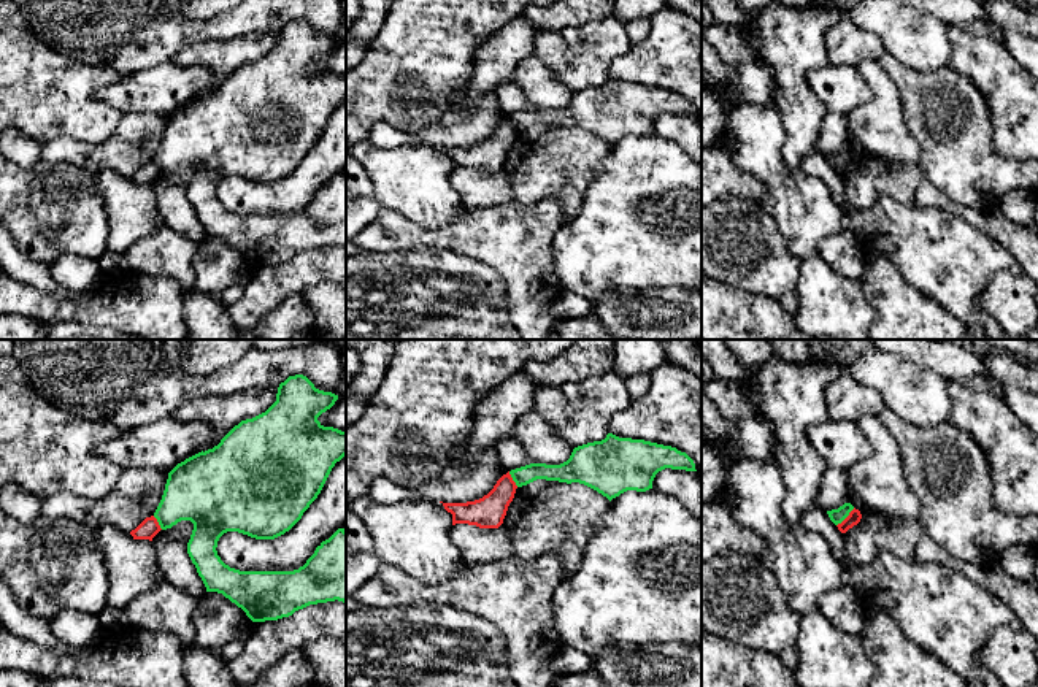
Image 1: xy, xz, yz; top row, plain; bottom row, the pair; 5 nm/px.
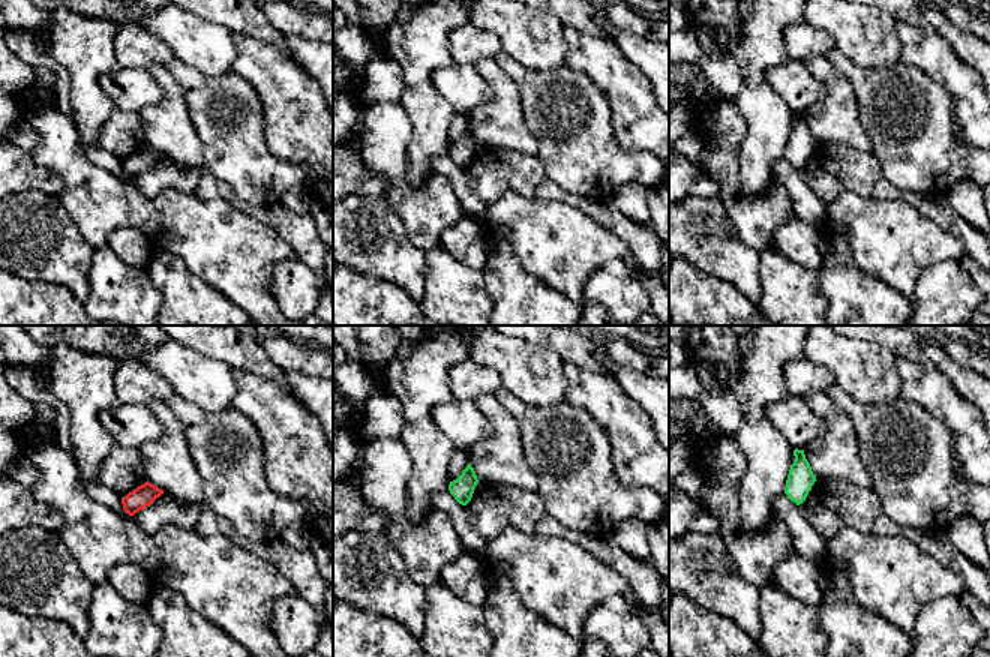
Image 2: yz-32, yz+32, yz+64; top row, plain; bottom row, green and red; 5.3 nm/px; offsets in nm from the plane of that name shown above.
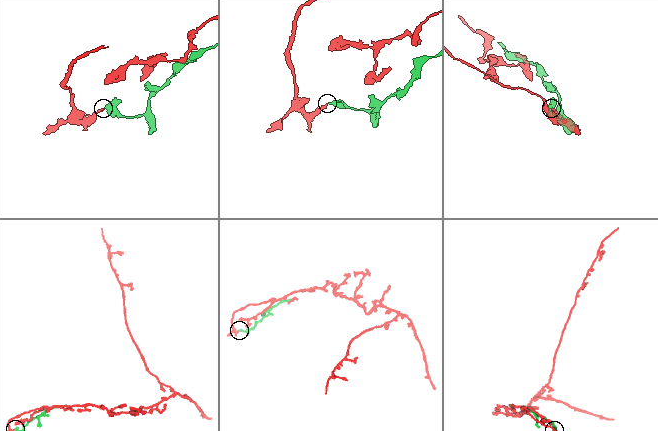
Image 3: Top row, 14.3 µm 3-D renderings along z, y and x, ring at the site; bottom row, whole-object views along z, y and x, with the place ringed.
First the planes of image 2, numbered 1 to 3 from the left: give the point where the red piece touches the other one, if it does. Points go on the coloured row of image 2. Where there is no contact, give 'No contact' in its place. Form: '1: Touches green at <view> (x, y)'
1: No contact
2: No contact
3: No contact

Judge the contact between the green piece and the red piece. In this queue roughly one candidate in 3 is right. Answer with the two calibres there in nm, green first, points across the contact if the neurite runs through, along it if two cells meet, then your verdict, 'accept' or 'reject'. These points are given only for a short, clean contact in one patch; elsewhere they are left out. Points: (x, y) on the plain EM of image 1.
80/70 nm | along yz (854, 153), (837, 170) | reject

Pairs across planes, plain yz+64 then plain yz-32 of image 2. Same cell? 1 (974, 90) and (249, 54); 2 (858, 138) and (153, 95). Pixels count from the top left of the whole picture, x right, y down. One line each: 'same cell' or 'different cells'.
1: same cell
2: different cells

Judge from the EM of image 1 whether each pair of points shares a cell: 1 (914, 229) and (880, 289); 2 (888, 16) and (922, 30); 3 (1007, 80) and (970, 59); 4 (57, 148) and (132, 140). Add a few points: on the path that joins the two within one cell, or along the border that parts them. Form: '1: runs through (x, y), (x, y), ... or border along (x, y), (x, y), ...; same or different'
1: border along (864, 246), (880, 251), (919, 292); different
2: runs through (895, 24), (914, 27); same
3: runs through (997, 75), (980, 59); same
4: runs through (76, 153), (113, 153); same

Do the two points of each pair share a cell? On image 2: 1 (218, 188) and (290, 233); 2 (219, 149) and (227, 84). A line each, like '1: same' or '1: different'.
1: same
2: same

